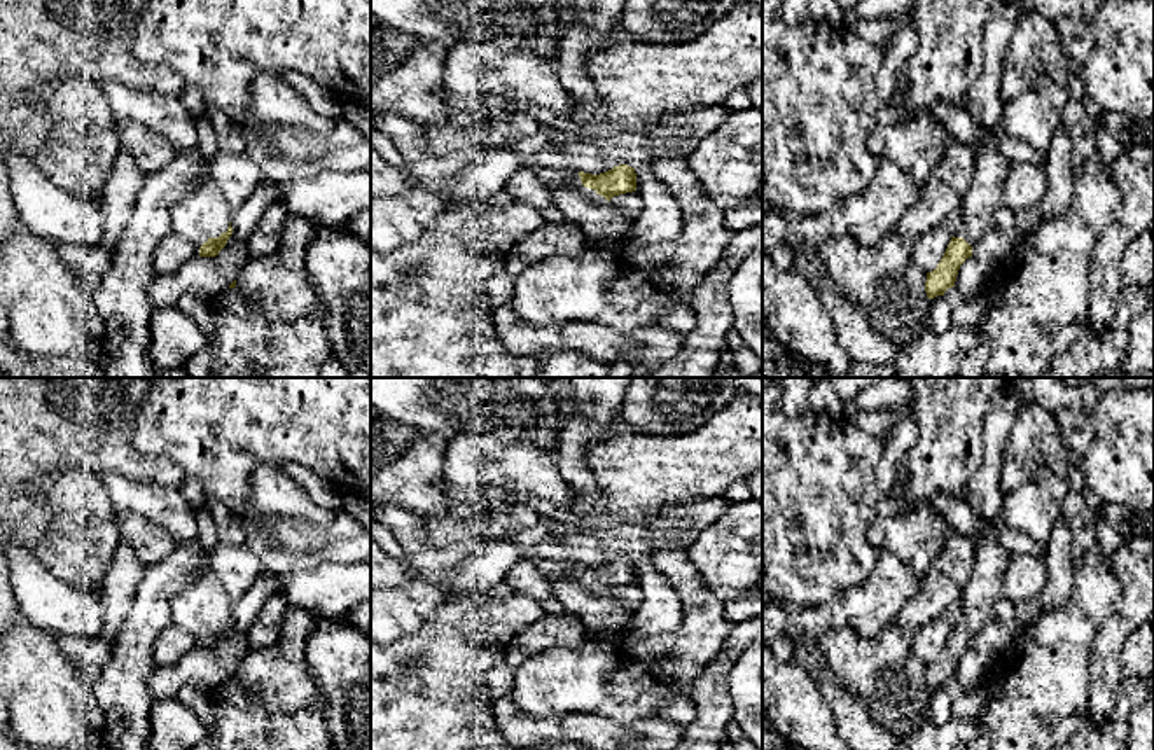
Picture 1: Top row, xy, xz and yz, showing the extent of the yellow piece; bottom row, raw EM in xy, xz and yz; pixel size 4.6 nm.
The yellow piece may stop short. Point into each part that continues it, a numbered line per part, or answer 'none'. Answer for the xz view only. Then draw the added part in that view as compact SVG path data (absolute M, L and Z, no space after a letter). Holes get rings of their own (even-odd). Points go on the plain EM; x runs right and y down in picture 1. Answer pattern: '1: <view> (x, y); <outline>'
1: xz (590, 586); M570 565L570 579L575 580L579 587L586 589L591 594L596 594L596 596L610 594L596 582L584 579L579 565Z

